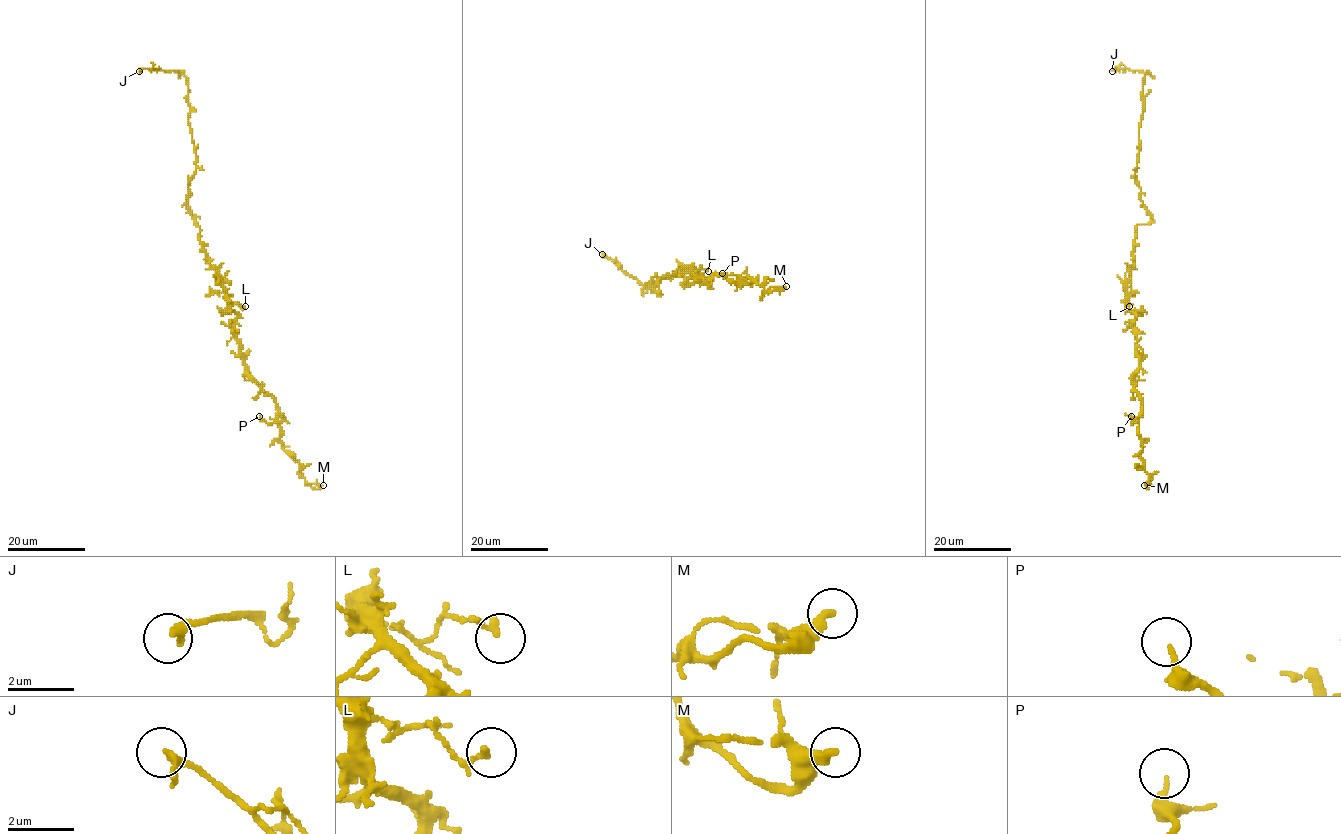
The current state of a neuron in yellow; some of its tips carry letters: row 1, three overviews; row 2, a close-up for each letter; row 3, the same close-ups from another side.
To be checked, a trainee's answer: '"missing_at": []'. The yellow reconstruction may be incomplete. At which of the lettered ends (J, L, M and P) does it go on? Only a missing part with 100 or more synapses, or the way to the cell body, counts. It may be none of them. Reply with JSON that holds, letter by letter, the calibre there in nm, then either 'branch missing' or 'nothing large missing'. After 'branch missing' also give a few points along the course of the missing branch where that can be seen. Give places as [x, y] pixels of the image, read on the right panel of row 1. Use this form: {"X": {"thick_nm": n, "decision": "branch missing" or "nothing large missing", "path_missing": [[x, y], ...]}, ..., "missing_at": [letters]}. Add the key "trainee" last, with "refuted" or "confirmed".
{"J": {"thick_nm": 160, "decision": "branch missing", "path_missing": [[1112, 71], [1100, 89], [1125, 104], [1134, 102]]}, "L": {"thick_nm": 180, "decision": "nothing large missing"}, "M": {"thick_nm": 340, "decision": "nothing large missing"}, "P": {"thick_nm": 180, "decision": "nothing large missing"}, "missing_at": ["J"], "trainee": "refuted"}

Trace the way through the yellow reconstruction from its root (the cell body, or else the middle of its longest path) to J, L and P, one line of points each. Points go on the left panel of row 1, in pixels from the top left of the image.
J: (211, 267), (199, 237), (200, 228), (186, 203), (188, 181), (196, 167), (186, 78), (173, 71), (139, 71)
L: (211, 267), (218, 272), (227, 298), (245, 306)
P: (211, 267), (236, 313), (232, 332), (246, 372), (273, 399), (283, 420), (266, 423), (259, 416)

